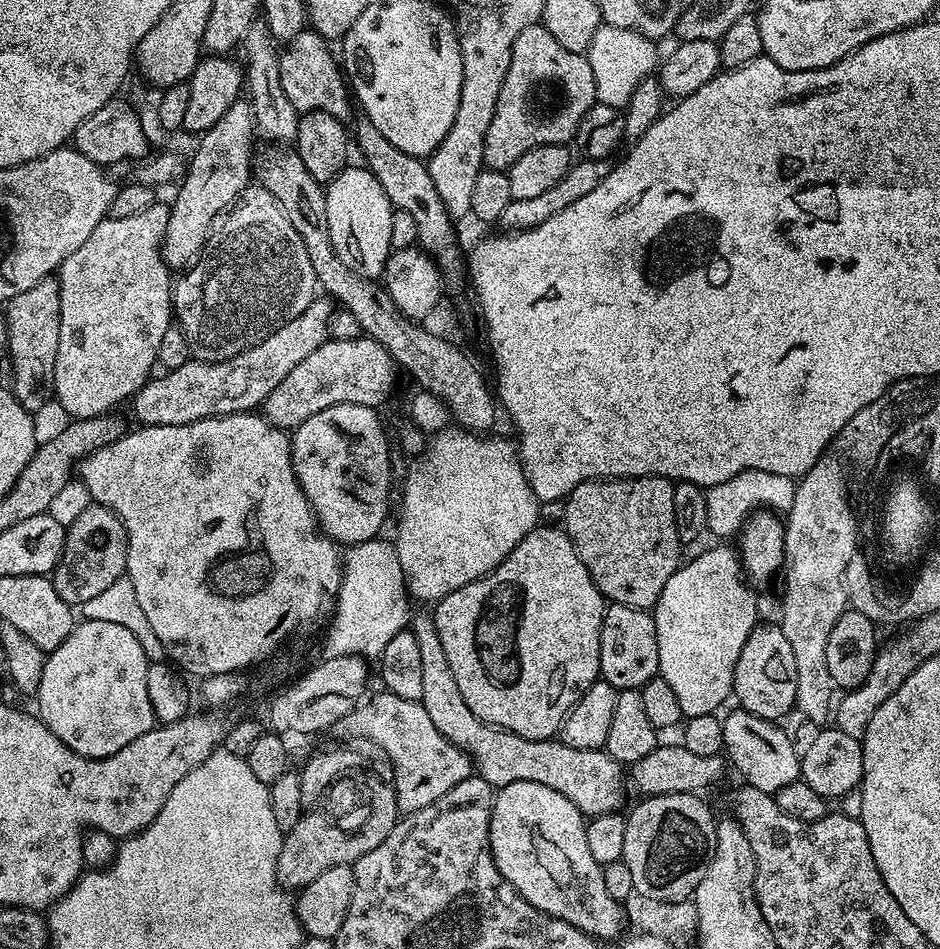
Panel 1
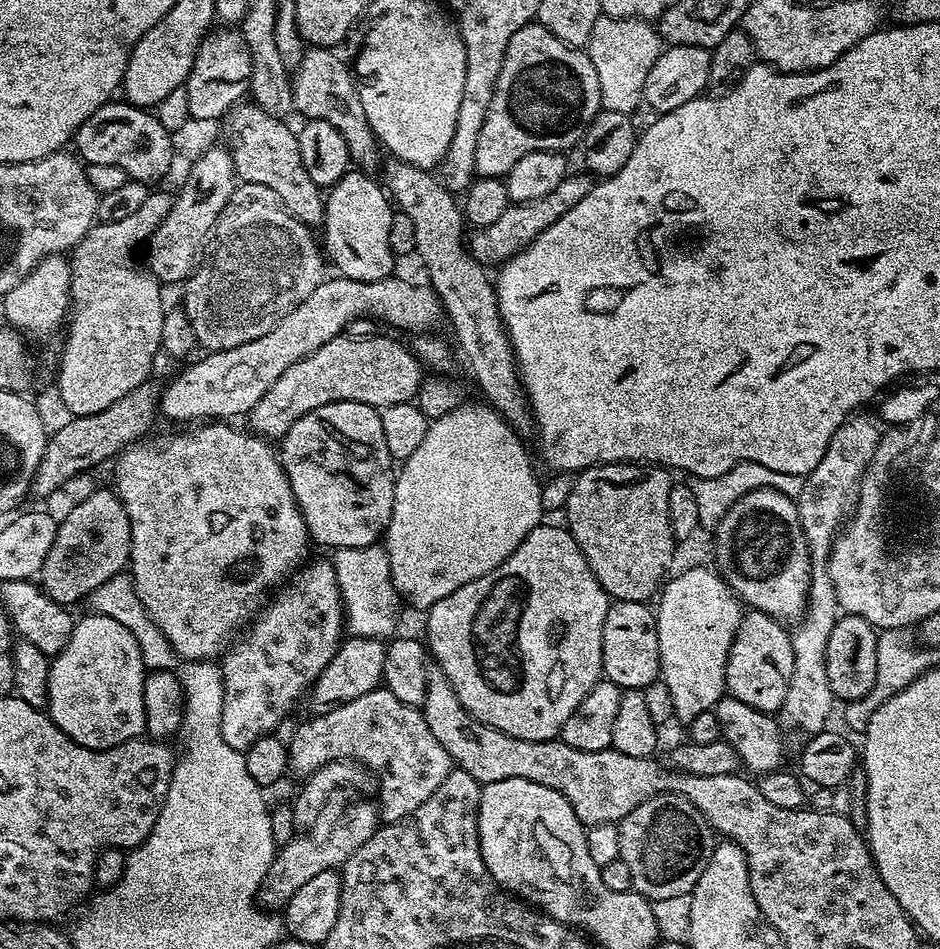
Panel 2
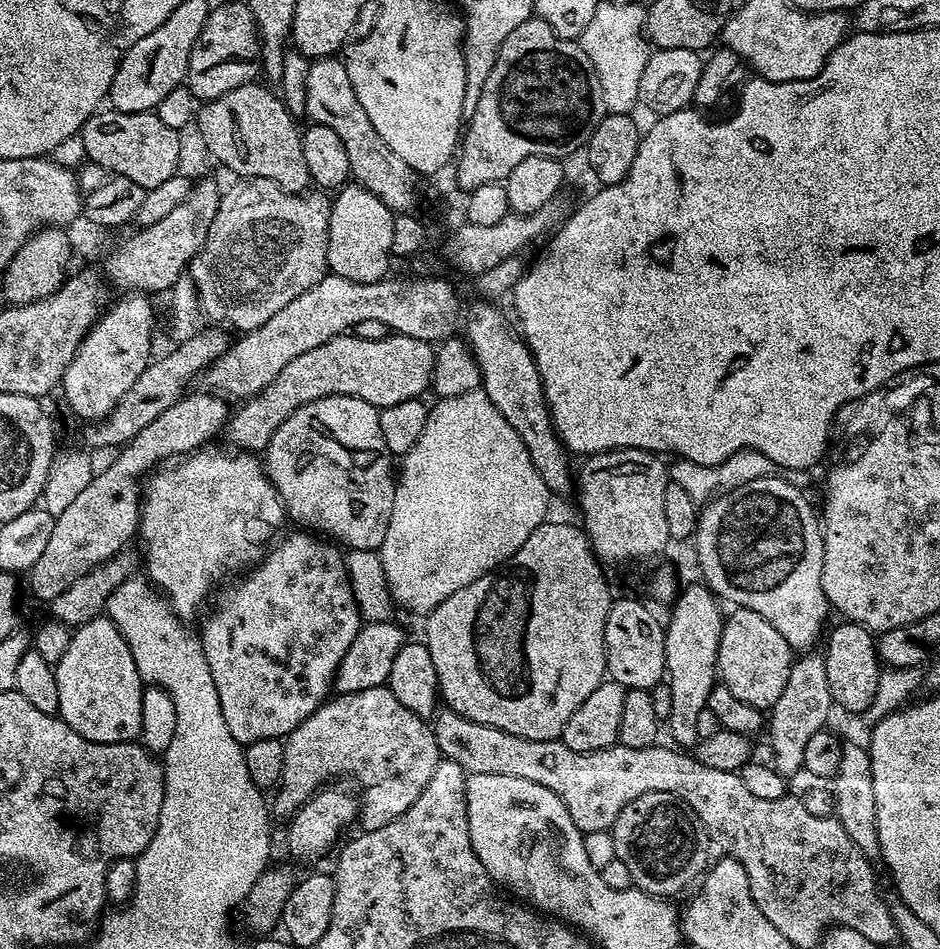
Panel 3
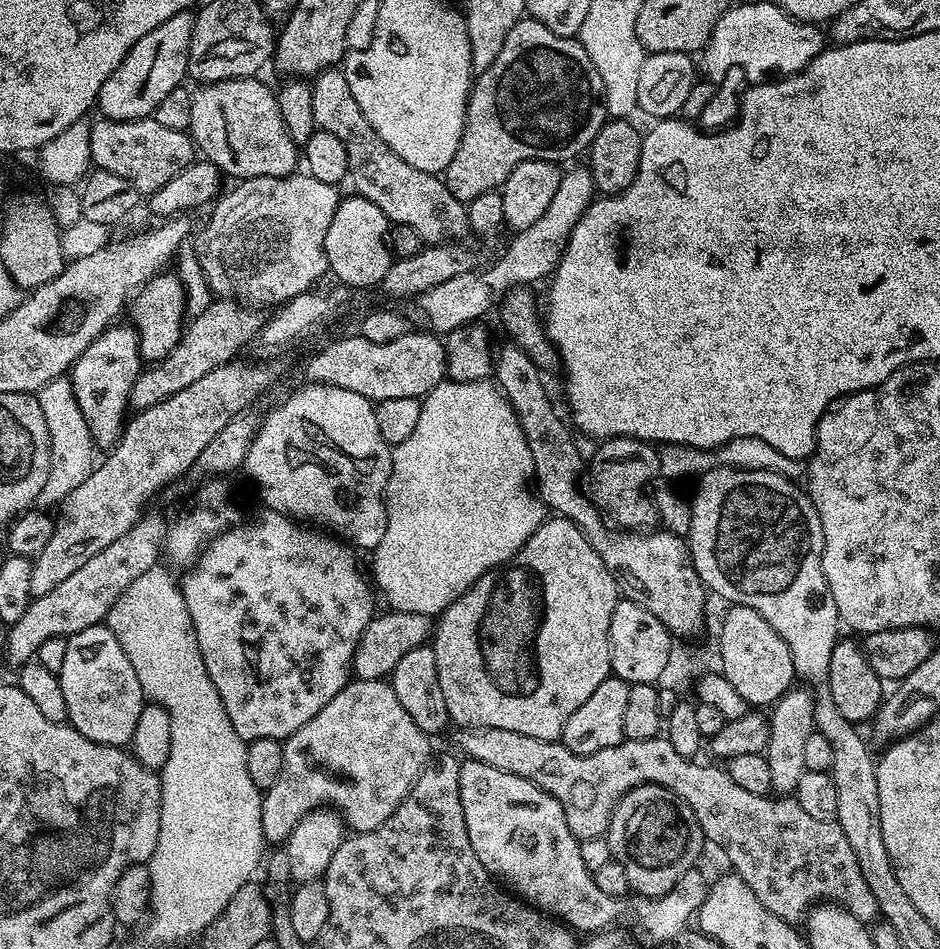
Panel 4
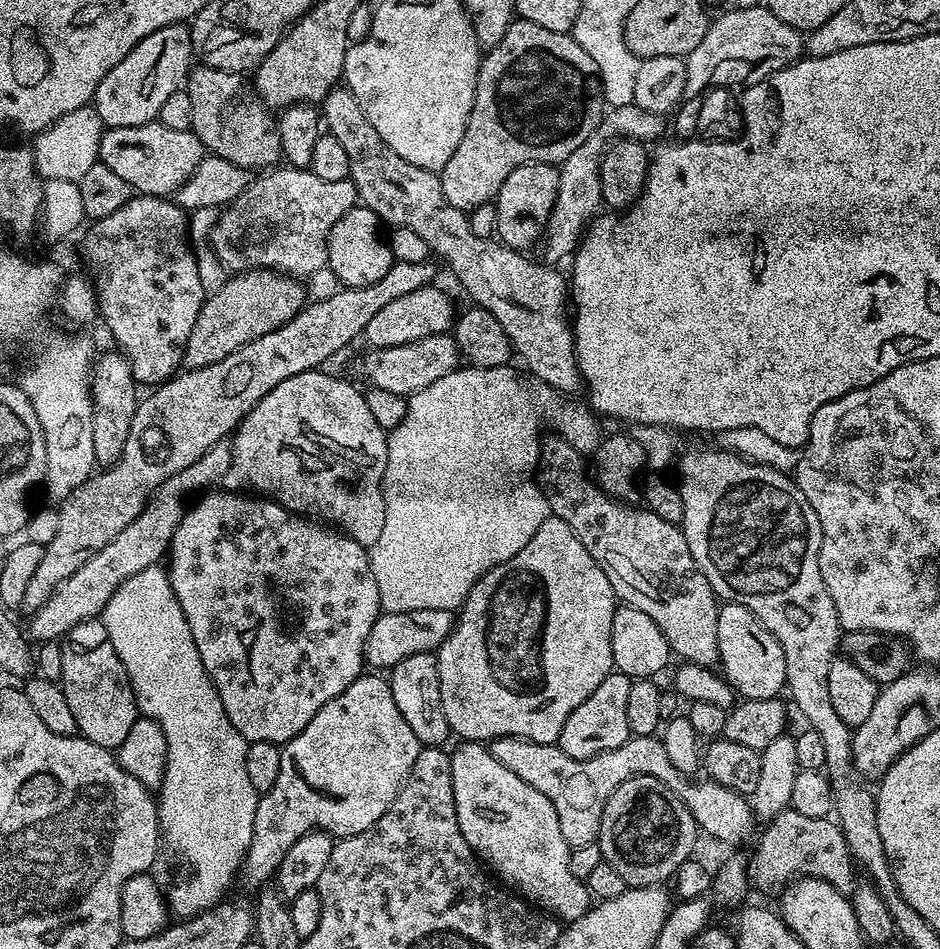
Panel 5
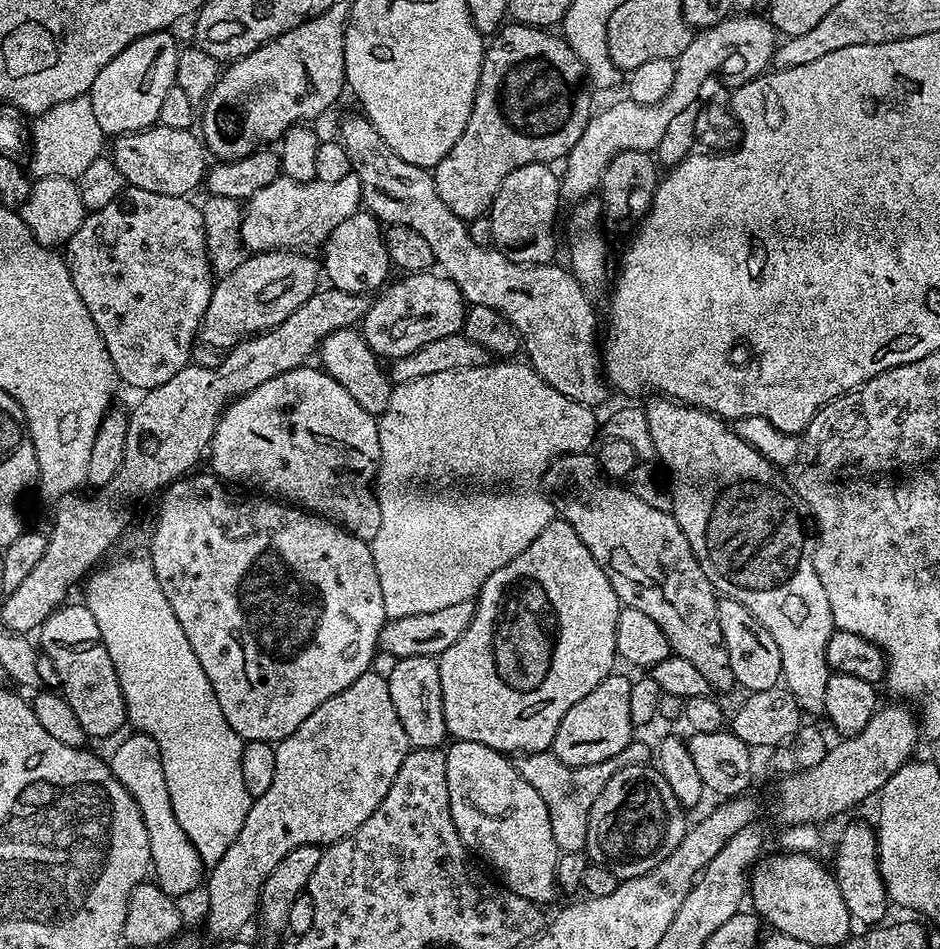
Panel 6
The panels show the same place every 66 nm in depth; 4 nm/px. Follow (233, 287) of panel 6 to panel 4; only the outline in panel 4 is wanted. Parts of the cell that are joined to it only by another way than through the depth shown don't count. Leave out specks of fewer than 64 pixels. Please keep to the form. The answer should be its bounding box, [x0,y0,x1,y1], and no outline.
[128,298,266,410]

